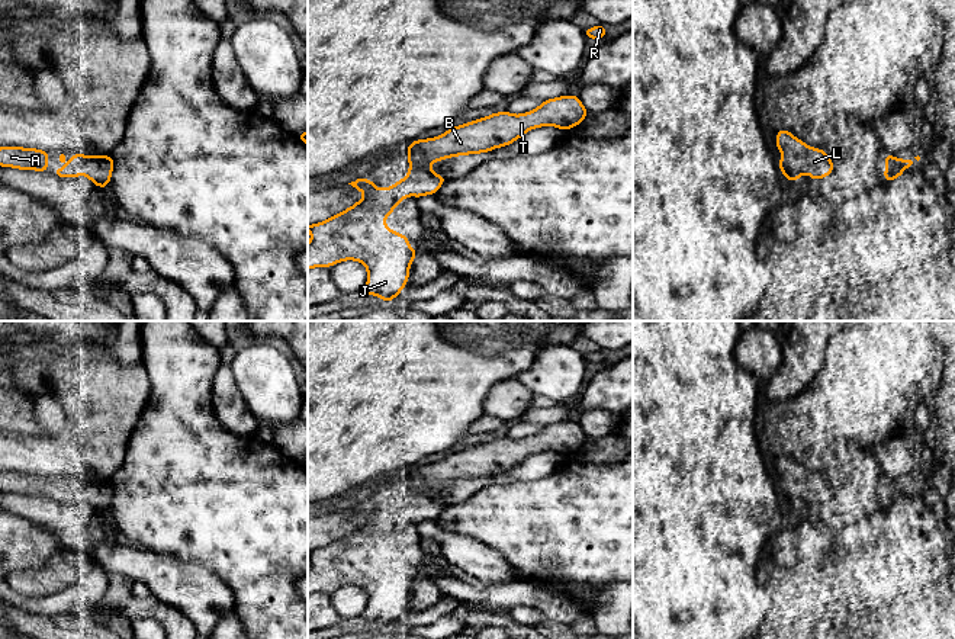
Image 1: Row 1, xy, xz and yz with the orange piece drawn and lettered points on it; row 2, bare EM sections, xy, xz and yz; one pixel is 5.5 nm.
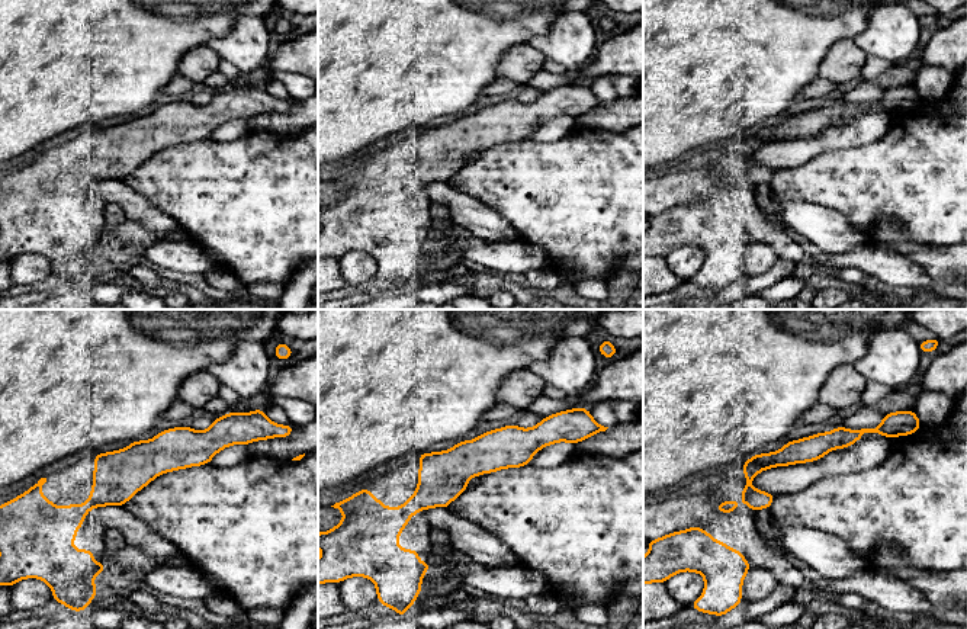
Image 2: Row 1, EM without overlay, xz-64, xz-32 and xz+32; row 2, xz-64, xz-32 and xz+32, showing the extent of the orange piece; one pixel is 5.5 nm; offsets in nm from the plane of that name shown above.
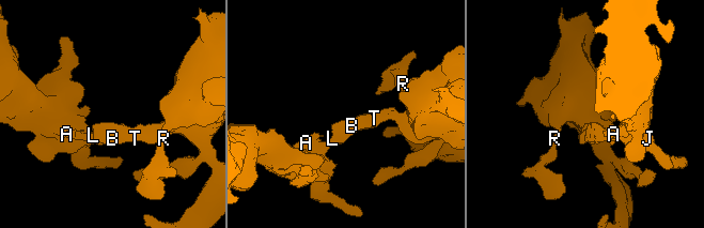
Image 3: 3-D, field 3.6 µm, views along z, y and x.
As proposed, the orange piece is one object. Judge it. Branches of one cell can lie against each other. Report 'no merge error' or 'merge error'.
no merge error

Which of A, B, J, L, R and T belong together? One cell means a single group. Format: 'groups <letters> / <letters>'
groups A B J L R T

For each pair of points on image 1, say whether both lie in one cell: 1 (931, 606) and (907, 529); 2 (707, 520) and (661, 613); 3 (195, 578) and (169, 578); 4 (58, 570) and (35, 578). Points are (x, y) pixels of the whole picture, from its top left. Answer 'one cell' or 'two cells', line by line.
1: one cell
2: one cell
3: one cell
4: one cell

